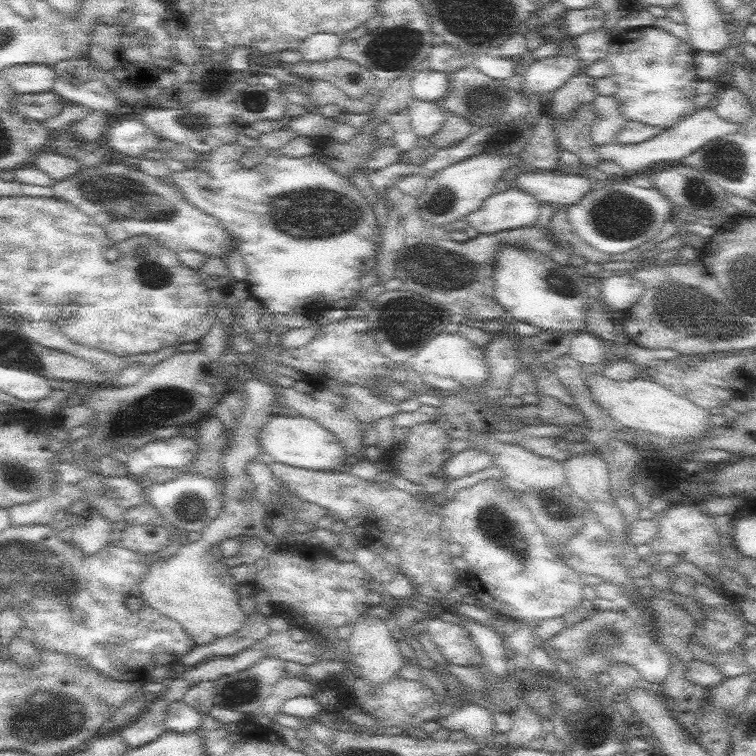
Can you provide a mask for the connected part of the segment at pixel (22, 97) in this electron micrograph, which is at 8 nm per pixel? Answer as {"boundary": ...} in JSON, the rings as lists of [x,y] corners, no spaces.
{"boundary":[[[52,90],[16,95],[10,99],[8,108],[12,112],[20,112],[24,118],[32,118],[32,120],[42,122],[61,113],[64,106],[68,104],[70,104],[68,100]]]}

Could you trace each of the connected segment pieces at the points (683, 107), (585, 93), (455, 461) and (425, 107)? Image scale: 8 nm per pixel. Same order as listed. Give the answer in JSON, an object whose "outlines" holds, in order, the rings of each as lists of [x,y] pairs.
{"outlines":[[[[646,26],[612,35],[611,41],[606,61],[611,77],[618,84],[614,97],[626,120],[666,130],[696,112],[695,98],[700,80],[695,69],[696,50],[687,39],[680,40],[662,28]]],[[[587,73],[572,76],[553,93],[554,99],[550,108],[556,120],[570,120],[576,108],[590,104],[599,95],[595,79]]],[[[469,449],[454,453],[450,460],[442,465],[442,472],[446,474],[448,480],[453,481],[492,466],[494,466],[494,459],[487,453]]],[[[414,99],[408,106],[412,129],[418,136],[430,138],[446,122],[446,112],[441,102]]]]}

